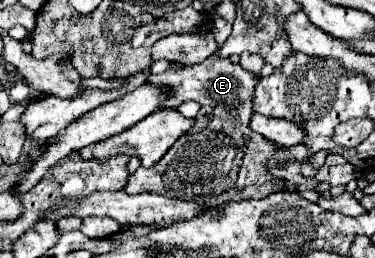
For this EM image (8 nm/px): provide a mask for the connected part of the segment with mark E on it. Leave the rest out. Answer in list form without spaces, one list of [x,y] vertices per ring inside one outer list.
[[[207,58],[201,64],[195,66],[185,66],[177,72],[169,70],[159,76],[149,76],[149,82],[169,86],[171,96],[165,100],[165,108],[177,108],[185,100],[195,100],[201,106],[225,106],[225,108],[239,108],[241,100],[251,100],[253,90],[259,82],[259,76],[253,72],[245,72],[239,64],[231,64],[231,60],[221,60],[221,58]]]

